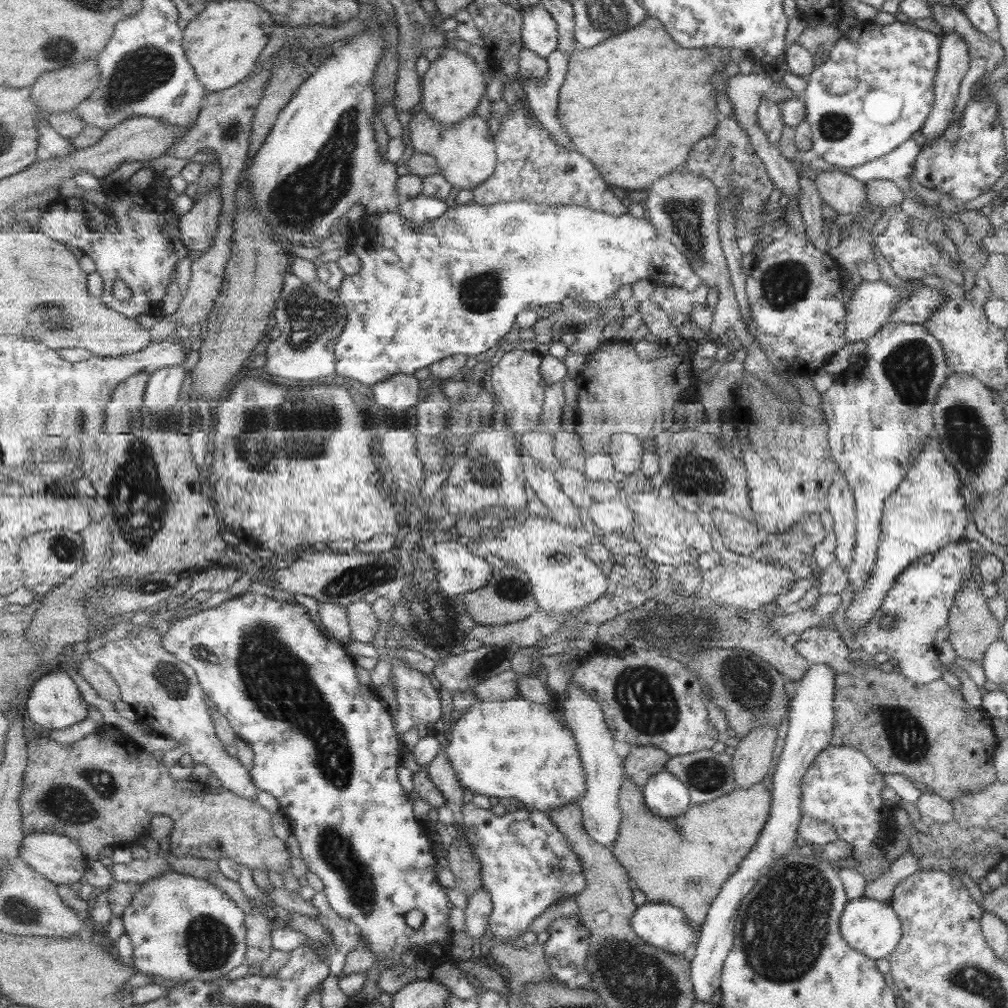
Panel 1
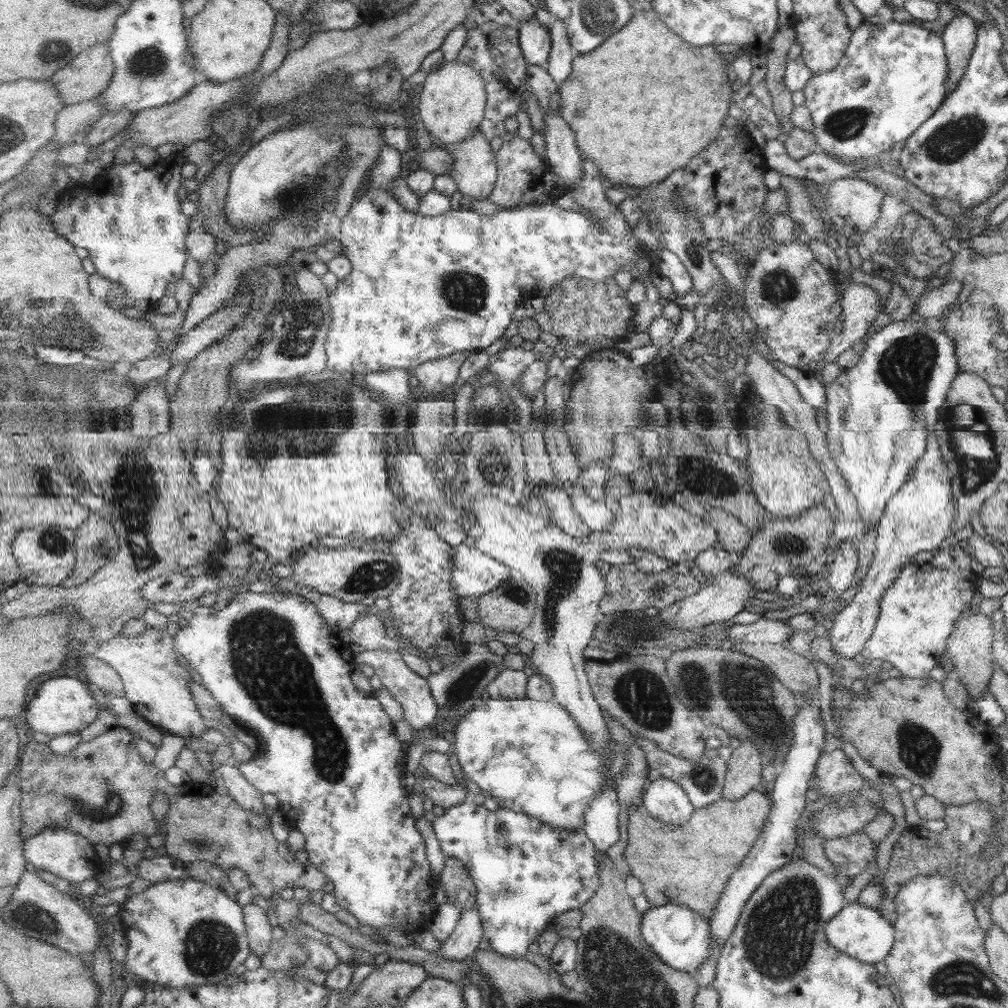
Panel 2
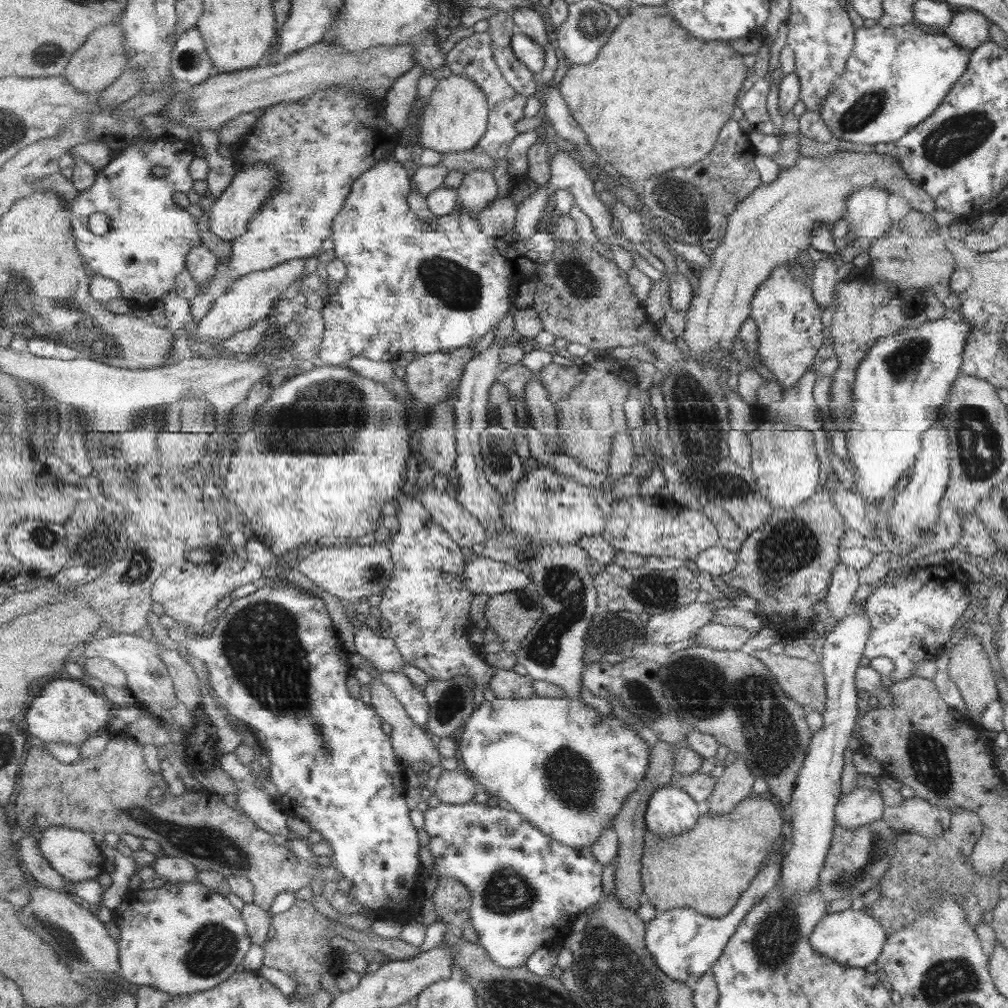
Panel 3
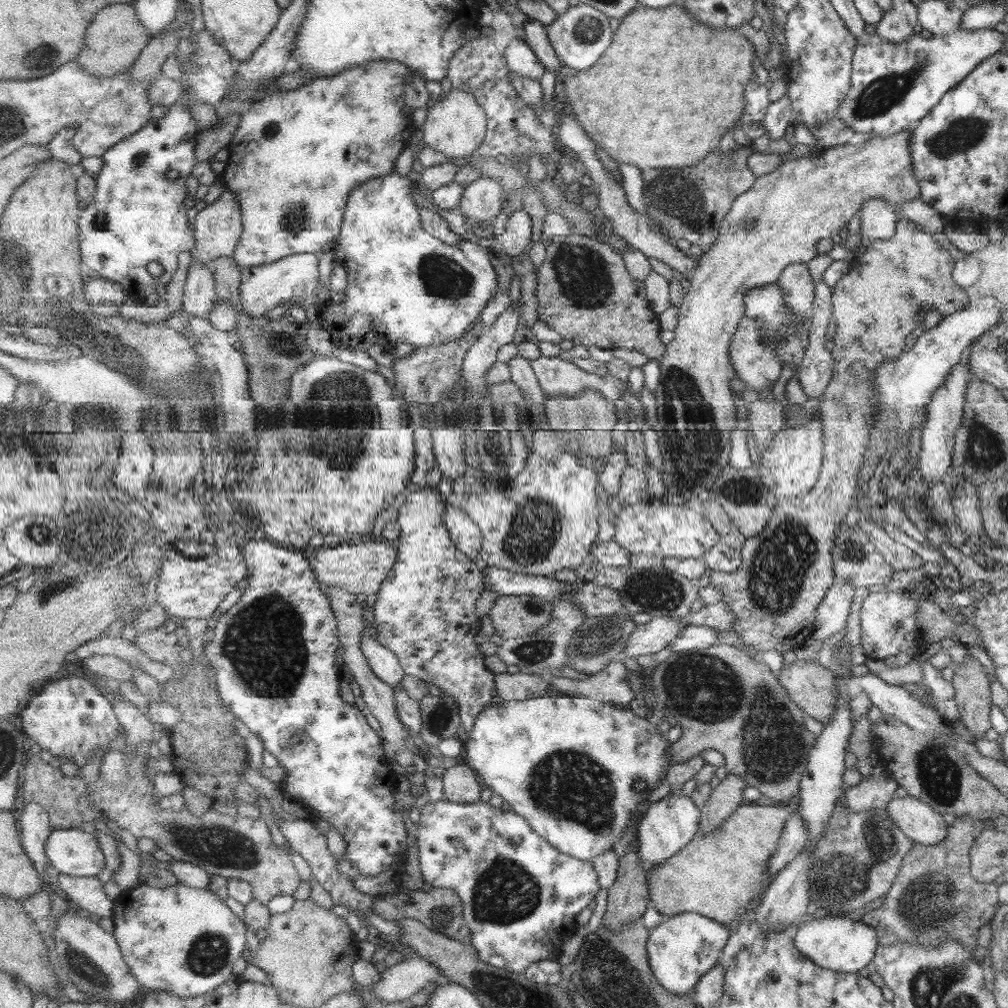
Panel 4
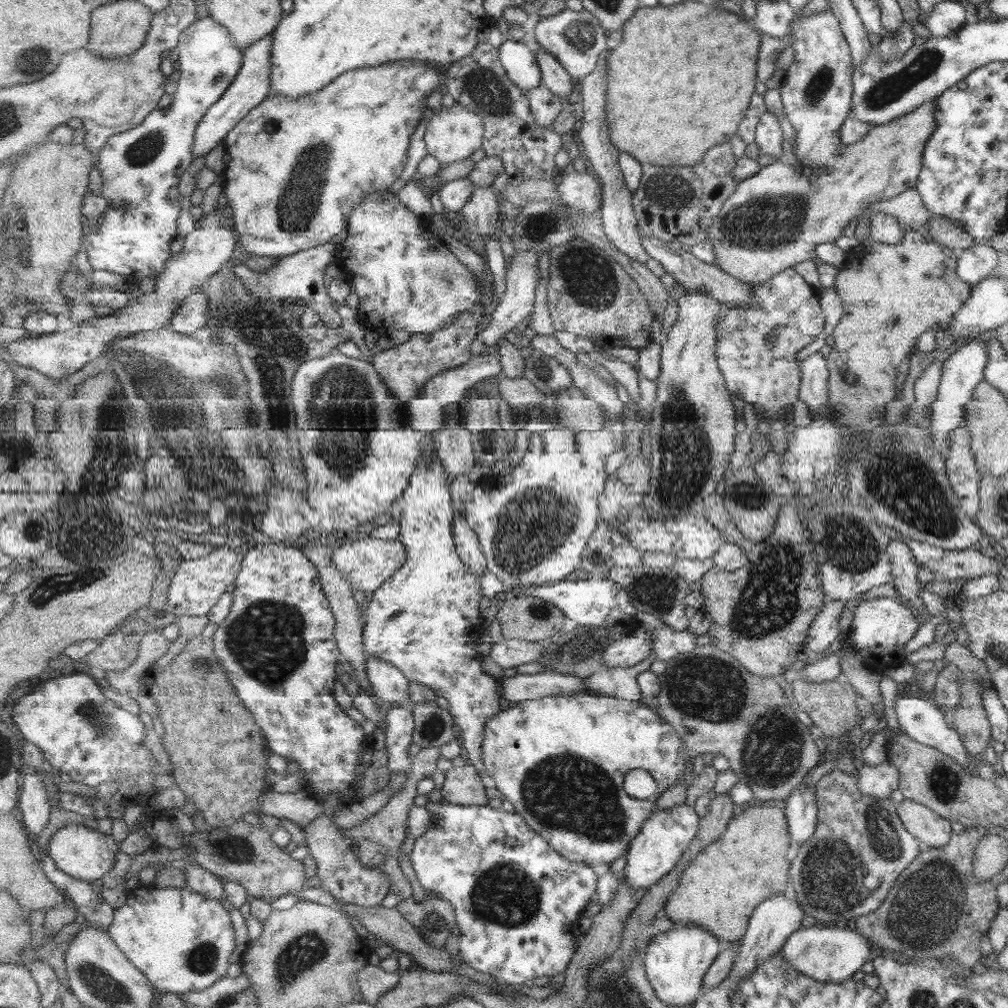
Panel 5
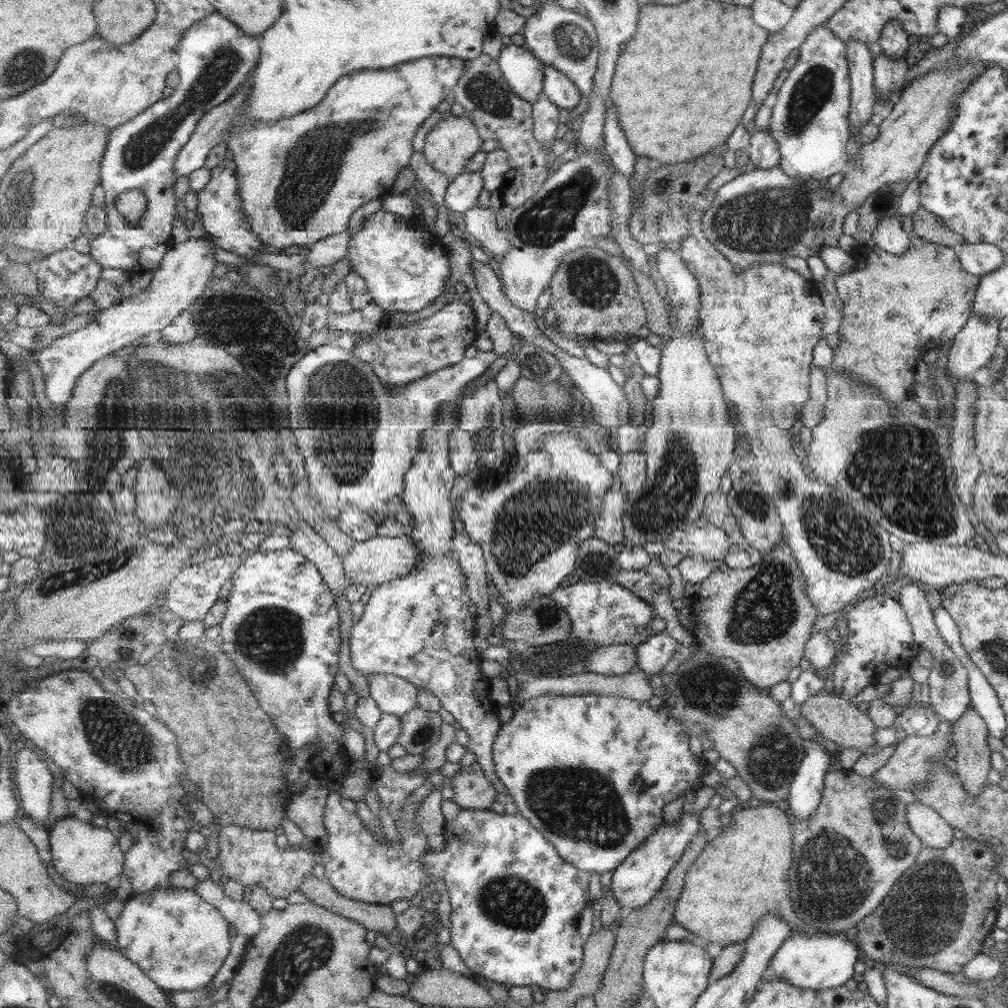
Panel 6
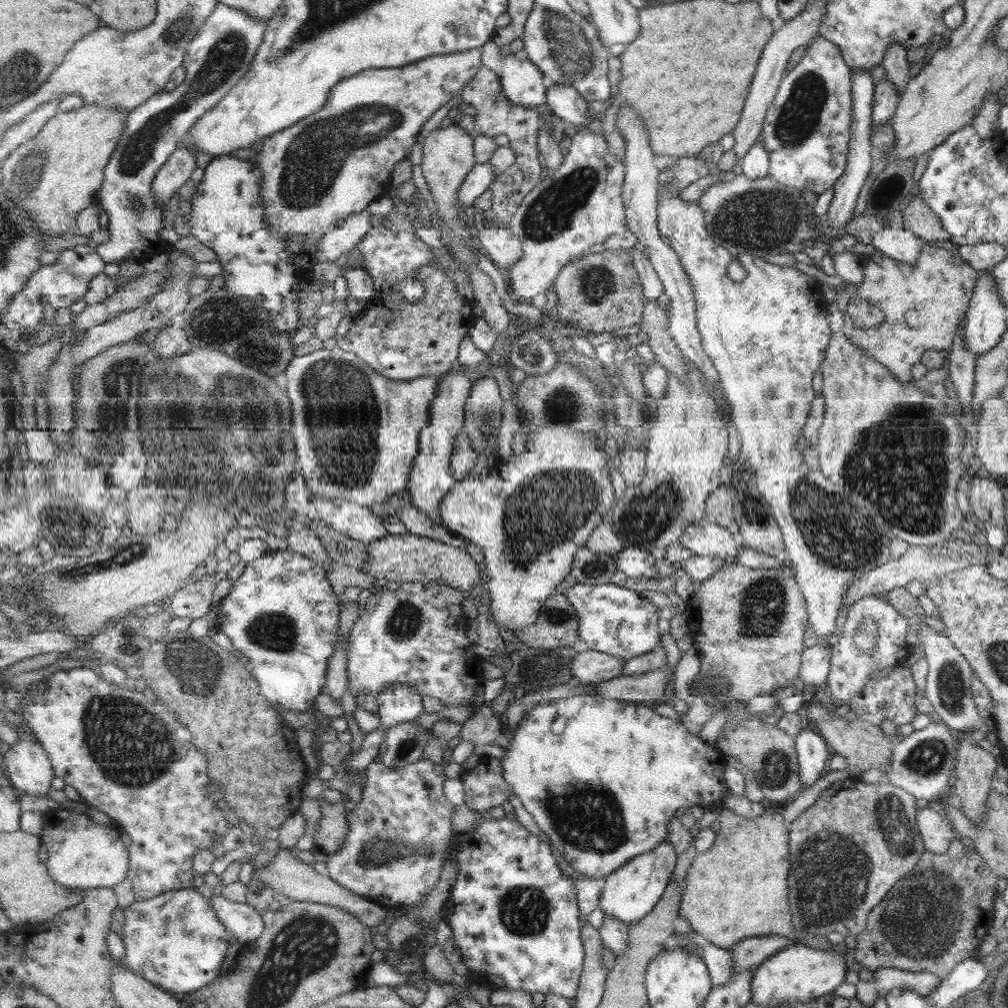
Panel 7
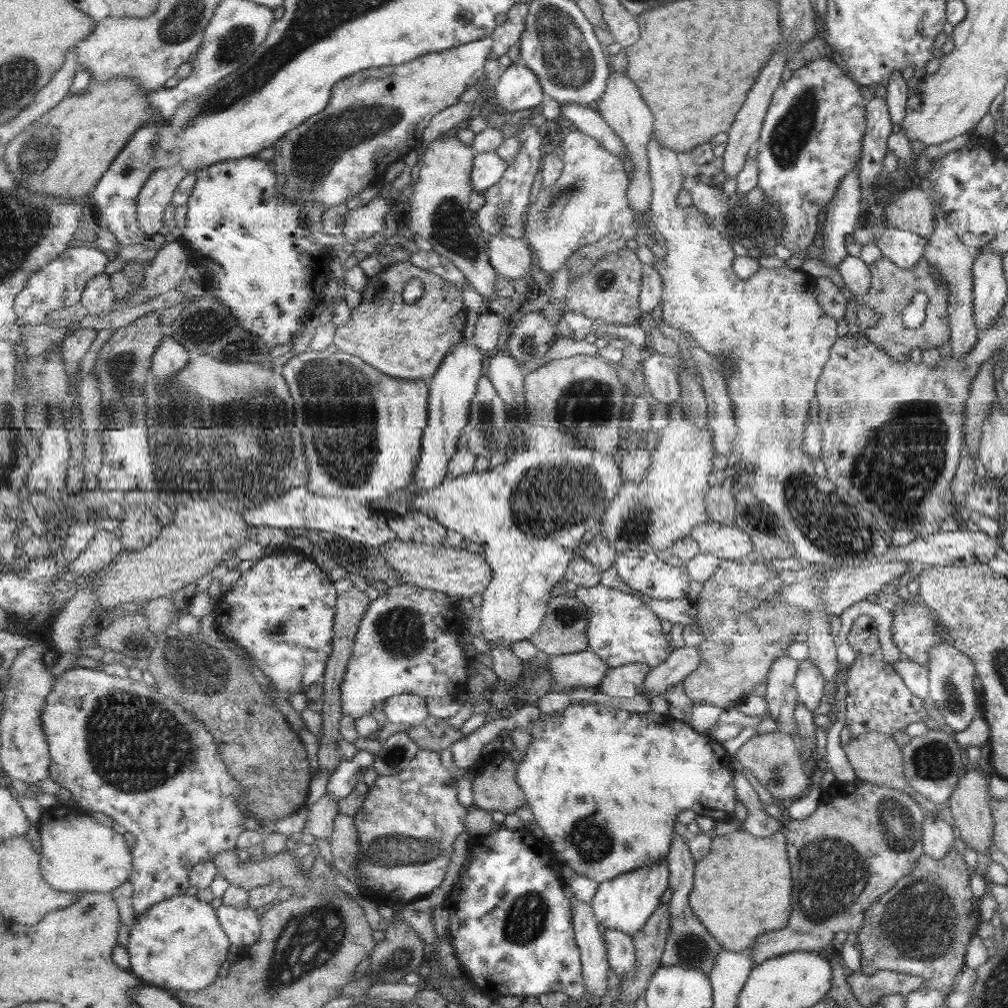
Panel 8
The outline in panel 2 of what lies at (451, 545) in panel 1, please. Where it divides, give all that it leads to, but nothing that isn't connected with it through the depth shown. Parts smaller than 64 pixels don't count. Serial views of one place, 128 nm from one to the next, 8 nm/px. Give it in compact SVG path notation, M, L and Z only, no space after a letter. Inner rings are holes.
M461 544L451 547L454 570L451 586L459 597L481 597L499 589L511 579L511 568L483 554L477 547Z

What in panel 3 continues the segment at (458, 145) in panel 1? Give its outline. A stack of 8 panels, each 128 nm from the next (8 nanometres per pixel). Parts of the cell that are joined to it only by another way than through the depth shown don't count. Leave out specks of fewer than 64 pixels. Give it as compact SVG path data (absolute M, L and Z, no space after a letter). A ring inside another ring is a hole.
M481 168L468 171L463 185L456 190L458 200L469 213L483 212L499 198L499 186L492 172Z

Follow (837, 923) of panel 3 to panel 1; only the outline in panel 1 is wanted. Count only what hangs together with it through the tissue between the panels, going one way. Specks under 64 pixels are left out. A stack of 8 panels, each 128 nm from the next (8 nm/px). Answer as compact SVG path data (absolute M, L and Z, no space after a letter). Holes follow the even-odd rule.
M863 896L848 900L839 917L838 931L841 938L861 954L877 960L886 958L897 946L901 936L901 925L888 902L865 899Z

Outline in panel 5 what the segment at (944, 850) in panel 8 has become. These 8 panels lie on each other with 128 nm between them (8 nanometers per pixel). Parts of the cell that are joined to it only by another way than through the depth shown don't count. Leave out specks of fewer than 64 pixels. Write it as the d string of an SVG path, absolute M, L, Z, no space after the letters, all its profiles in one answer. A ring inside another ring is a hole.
M907 798L895 803L895 812L905 830L912 834L922 847L938 849L945 846L955 829L949 820Z

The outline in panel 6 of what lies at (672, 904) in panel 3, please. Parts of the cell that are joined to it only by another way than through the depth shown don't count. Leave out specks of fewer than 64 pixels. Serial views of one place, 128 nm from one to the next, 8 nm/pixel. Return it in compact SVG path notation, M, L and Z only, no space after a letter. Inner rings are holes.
M754 802L753 804L742 805L741 808L737 807L731 812L732 819L730 820L728 826L722 829L721 832L717 836L713 837L709 842L704 844L701 854L696 856L696 861L688 870L684 891L676 904L676 911L674 914L675 922L681 926L684 926L687 930L690 930L693 936L699 938L702 943L709 944L713 942L713 944L717 944L721 947L730 945L731 943L744 942L750 937L750 934L753 932L754 926L756 925L756 921L762 917L763 914L775 914L775 916L782 918L782 920L789 925L791 933L799 932L801 934L807 934L807 930L803 930L803 926L799 926L797 916L795 916L795 912L793 912L793 910L791 910L791 906L789 906L790 892L789 885L787 884L787 875L788 868L791 866L790 854L792 847L792 830L784 811L784 807L781 804L764 804Z

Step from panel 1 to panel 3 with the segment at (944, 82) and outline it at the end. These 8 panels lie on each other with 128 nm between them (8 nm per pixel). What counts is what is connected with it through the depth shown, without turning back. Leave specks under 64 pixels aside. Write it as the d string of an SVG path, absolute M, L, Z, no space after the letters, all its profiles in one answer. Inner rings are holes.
M955 10L943 34L961 47L961 50L971 53L975 47L988 40L988 19L975 10Z

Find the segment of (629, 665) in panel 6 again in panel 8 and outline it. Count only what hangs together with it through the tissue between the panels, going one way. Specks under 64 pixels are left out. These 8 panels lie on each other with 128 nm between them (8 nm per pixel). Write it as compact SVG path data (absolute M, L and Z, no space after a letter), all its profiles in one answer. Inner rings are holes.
M588 649L583 652L552 655L549 671L555 679L554 692L567 692L577 686L599 687L606 680L611 667L607 660Z

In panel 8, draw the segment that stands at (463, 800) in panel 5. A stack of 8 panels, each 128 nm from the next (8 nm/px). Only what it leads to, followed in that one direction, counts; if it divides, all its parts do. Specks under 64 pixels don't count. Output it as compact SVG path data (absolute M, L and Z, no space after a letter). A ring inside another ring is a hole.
M506 754L506 756L495 756L493 758L493 768L487 764L481 774L474 780L474 800L475 806L485 811L501 811L503 814L514 814L518 808L526 806L526 794L519 784L516 772L518 764Z

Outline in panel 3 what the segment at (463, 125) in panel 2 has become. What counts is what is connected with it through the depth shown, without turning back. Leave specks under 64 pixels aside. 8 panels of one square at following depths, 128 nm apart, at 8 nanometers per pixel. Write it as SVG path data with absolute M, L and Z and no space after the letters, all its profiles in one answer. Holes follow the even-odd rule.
M450 74L437 81L431 97L422 102L419 125L420 142L424 147L442 153L463 152L478 149L483 135L490 125L490 104L479 84L467 76Z

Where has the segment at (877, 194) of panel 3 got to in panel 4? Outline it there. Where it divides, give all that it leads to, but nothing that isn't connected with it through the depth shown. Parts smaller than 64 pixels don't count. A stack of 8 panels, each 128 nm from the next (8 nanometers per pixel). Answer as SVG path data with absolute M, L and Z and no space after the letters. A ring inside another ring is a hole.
M867 199L857 212L859 233L868 240L887 240L893 236L898 221L893 206L879 199Z

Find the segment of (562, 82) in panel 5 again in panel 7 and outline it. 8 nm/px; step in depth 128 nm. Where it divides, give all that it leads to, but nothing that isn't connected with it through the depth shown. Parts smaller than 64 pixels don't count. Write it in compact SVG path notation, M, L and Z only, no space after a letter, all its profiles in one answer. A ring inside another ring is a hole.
M549 85L546 109L569 126L591 126L595 120L594 114L587 108L586 98L581 96L573 85Z

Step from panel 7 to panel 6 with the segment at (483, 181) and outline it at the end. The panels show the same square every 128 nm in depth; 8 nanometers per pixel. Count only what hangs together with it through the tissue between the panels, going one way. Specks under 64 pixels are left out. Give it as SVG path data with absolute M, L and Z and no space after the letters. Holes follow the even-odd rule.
M480 171L460 174L449 186L444 211L466 213L478 206L479 196L485 187Z

